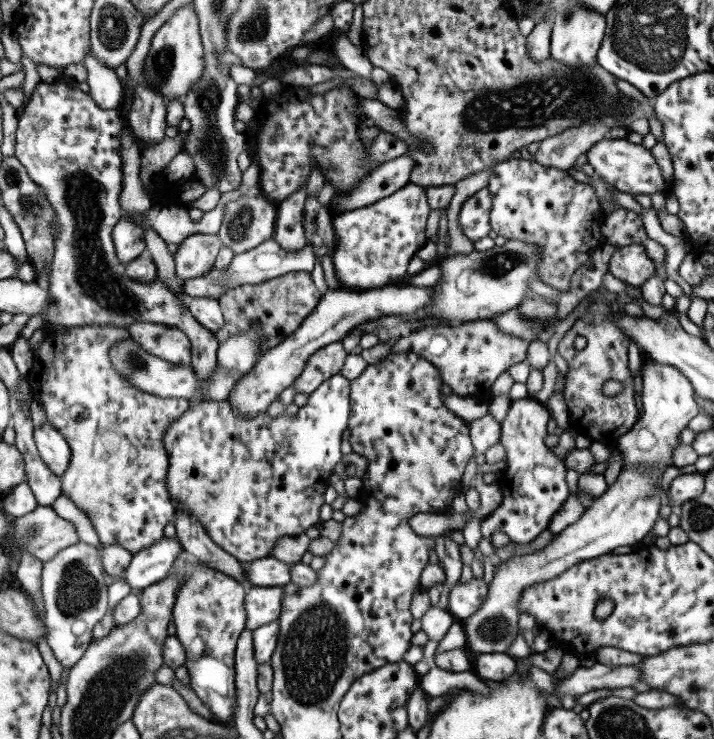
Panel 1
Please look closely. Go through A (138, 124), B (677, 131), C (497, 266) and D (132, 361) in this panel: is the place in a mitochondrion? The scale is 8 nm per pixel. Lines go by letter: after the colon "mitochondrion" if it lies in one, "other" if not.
A: other
B: other
C: mitochondrion
D: mitochondrion

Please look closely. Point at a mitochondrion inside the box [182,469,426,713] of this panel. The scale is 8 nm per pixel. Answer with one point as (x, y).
(314, 654)

